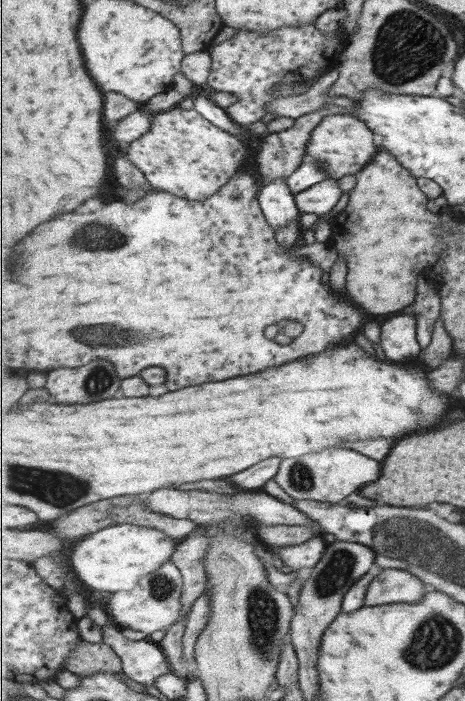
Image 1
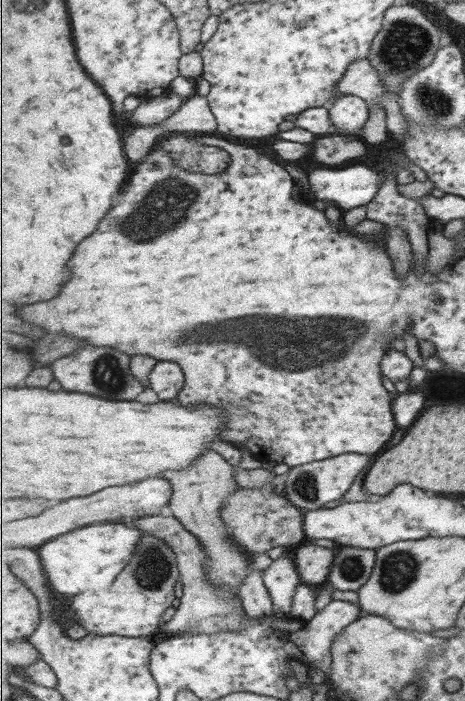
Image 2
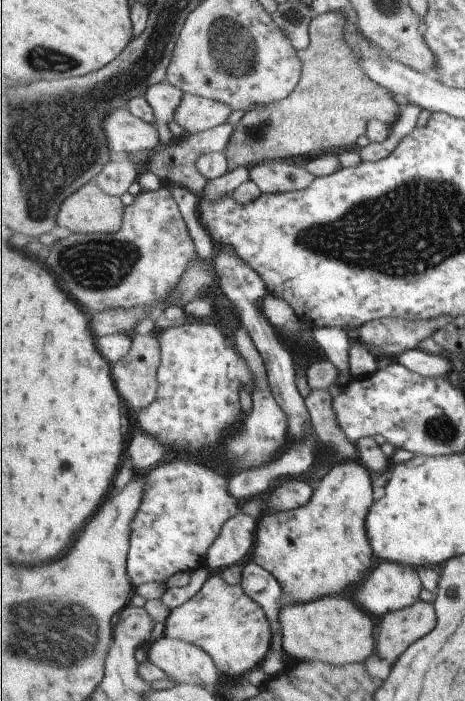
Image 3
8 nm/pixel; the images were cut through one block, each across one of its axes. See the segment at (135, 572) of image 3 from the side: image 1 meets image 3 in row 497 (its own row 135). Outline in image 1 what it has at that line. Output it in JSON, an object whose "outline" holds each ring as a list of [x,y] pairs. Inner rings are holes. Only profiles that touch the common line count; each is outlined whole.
{"outline":[[[179,106],[156,113],[151,130],[122,150],[146,174],[155,189],[200,201],[223,189],[245,166],[247,158],[247,146],[243,140],[215,126],[197,109],[183,110]]]}

